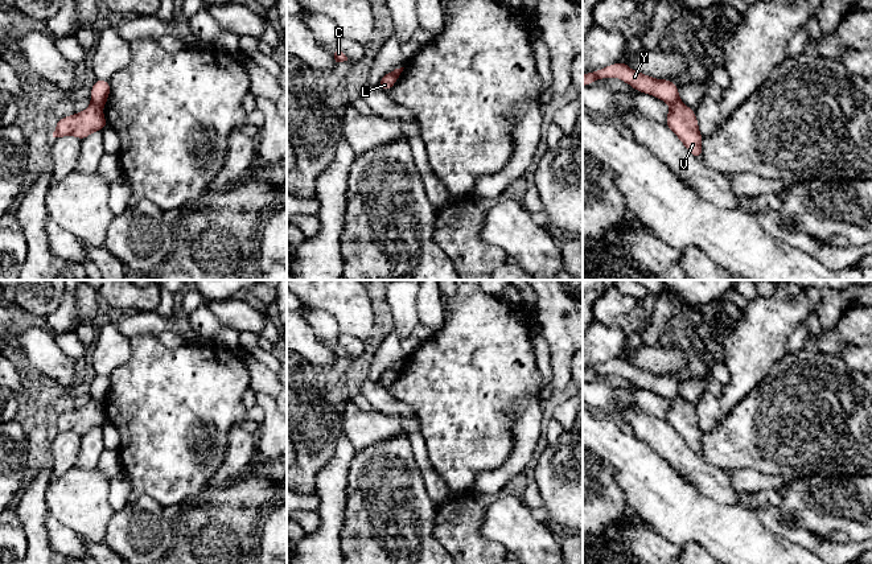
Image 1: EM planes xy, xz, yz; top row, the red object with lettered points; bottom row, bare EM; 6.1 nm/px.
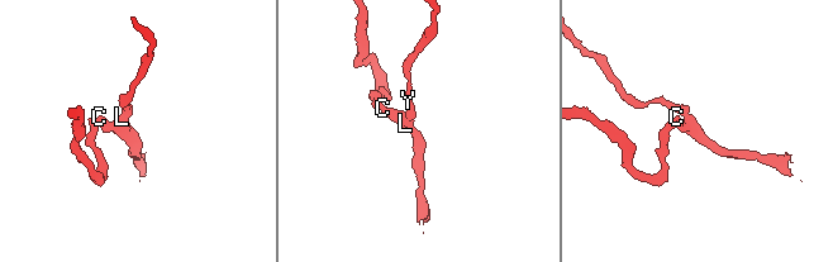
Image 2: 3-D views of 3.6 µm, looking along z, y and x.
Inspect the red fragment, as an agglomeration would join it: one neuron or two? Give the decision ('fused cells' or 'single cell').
fused cells

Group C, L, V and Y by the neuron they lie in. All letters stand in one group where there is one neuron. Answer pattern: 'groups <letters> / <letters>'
groups C L V / Y

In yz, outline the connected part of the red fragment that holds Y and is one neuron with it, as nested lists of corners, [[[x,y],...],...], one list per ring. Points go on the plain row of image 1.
[[[624,357],[610,359],[604,365],[583,370],[583,382],[591,382],[596,375],[617,372],[636,387],[655,392],[669,400],[679,395],[679,384],[671,375],[655,375],[630,365]]]

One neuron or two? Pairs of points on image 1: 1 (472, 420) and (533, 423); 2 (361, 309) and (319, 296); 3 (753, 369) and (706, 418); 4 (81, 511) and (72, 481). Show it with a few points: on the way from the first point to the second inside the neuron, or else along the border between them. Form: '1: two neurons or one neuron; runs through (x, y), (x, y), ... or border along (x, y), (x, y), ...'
1: two neurons; border along (529, 394), (515, 402), (513, 449), (510, 452)
2: one neuron; runs through (350, 305), (340, 296), (329, 296)
3: two neurons; border along (718, 399), (722, 422)
4: one neuron; runs through (81, 503), (77, 489)

